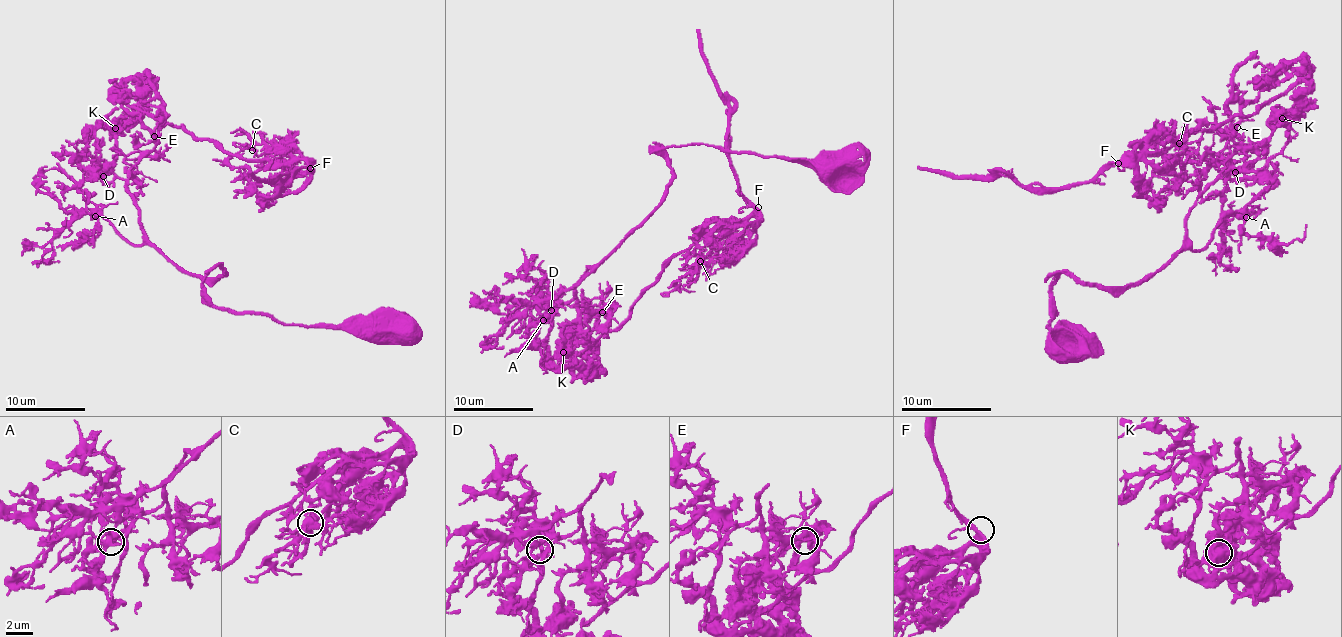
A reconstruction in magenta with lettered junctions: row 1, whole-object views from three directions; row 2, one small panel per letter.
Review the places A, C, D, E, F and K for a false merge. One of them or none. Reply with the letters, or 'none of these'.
K

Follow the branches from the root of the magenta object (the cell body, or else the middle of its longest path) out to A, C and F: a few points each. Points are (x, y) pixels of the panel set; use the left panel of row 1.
A: (383, 329), (286, 325), (218, 309), (202, 284), (218, 266), (218, 278), (190, 276), (95, 216)
C: (383, 329), (218, 309), (222, 270), (142, 228), (126, 174), (154, 138), (122, 85), (252, 150)
F: (383, 329), (218, 309), (222, 270), (142, 228), (126, 174), (154, 138), (122, 85), (310, 168)

